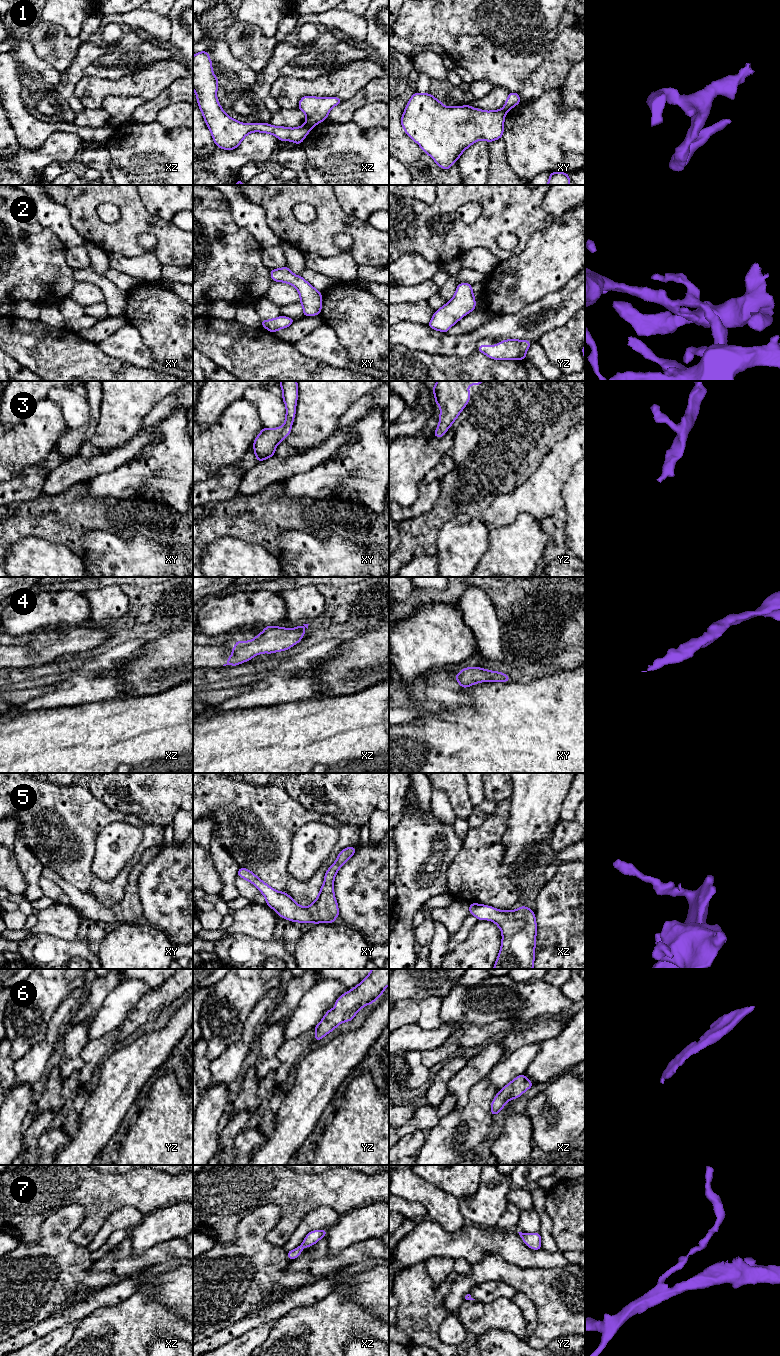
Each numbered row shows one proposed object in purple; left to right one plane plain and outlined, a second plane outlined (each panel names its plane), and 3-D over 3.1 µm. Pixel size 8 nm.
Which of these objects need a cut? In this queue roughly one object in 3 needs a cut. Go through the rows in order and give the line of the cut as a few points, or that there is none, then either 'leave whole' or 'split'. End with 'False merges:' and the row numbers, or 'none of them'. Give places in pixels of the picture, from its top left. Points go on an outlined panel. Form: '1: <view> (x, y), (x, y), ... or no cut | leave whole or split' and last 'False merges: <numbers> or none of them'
1: xz (306, 121), (310, 128) | split
2: no cut | leave whole
3: no cut | leave whole
4: no cut | leave whole
5: no cut | leave whole
6: no cut | leave whole
7: no cut | leave whole
False merges: 1

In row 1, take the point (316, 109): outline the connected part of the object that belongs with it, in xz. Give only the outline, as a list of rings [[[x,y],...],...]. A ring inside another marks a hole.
[[[303,96],[298,104],[298,108],[305,113],[306,122],[309,128],[314,128],[318,123],[327,119],[330,110],[340,104],[339,97],[314,97]]]

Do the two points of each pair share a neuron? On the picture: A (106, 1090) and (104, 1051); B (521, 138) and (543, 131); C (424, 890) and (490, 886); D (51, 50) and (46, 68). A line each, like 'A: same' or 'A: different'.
A: different
B: same
C: different
D: different

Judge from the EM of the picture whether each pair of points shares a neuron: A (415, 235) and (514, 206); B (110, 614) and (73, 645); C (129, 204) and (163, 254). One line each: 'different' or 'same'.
A: same
B: different
C: same

